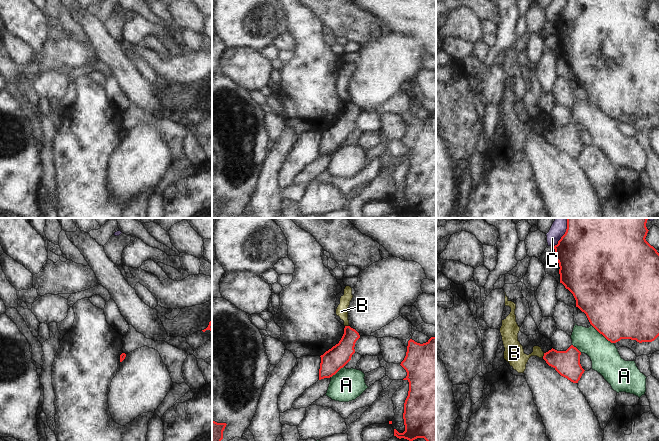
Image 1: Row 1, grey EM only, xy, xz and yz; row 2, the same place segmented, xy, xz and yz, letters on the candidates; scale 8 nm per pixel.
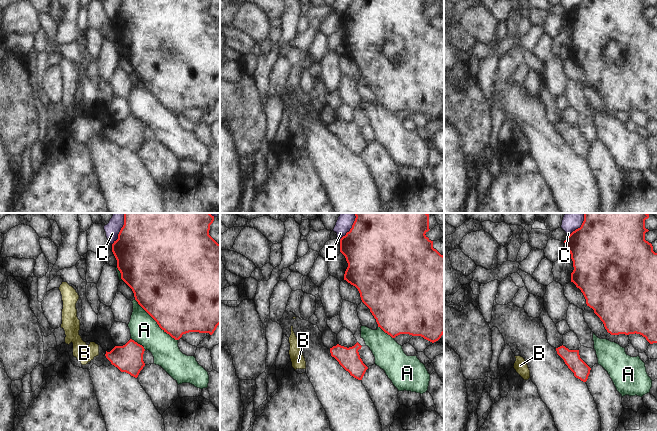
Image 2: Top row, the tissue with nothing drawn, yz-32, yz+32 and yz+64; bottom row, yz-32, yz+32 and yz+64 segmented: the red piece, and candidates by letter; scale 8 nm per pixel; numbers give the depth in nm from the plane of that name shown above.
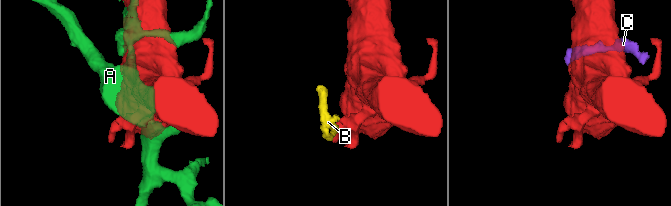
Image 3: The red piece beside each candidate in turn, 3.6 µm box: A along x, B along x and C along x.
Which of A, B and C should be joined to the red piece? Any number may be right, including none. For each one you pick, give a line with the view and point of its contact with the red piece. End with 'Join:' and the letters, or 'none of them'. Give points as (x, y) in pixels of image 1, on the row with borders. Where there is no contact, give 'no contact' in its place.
Join: none of them

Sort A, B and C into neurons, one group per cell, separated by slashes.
A / B / C

